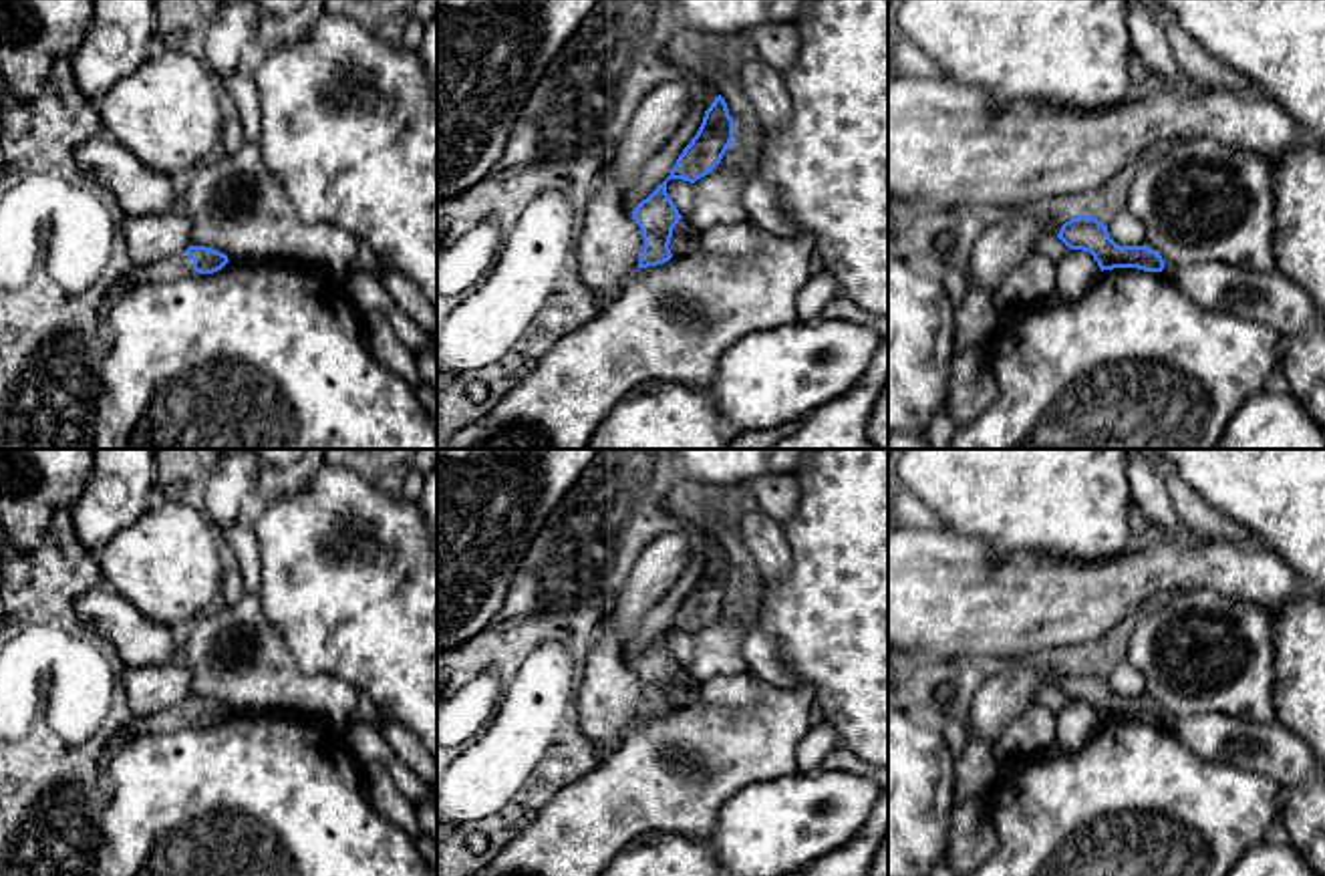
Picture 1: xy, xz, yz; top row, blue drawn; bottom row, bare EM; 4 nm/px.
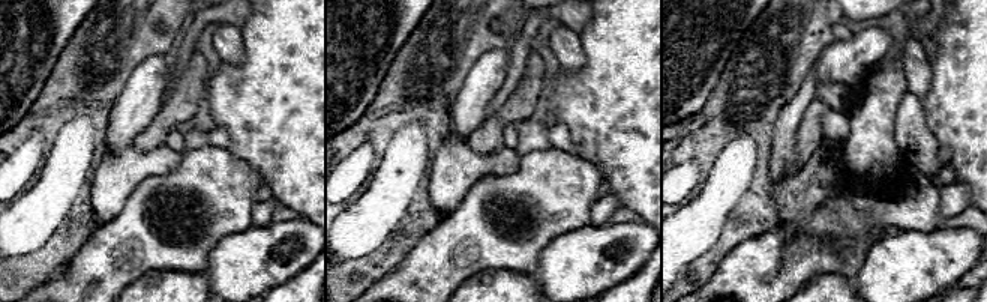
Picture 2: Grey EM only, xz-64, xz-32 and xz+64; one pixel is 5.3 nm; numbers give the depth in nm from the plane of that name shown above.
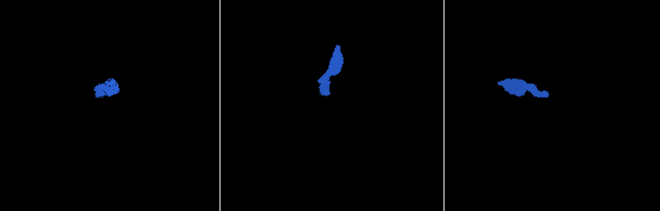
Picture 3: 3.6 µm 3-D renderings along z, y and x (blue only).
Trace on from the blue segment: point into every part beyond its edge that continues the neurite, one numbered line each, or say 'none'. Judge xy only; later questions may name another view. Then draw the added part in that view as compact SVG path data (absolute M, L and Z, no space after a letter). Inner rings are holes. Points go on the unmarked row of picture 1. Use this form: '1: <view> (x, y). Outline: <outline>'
1: xy (178, 717). Outline: M179 705L143 719L133 717L123 733L169 733L175 729L185 729L191 723L195 723L193 711L187 705Z

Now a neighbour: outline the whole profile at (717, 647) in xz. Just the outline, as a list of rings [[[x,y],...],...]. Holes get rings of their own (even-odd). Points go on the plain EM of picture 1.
[[[733,576],[733,592],[721,614],[693,634],[693,661],[687,673],[697,685],[719,675],[749,671],[741,654],[741,644],[751,626],[747,606],[755,598],[753,580]]]

